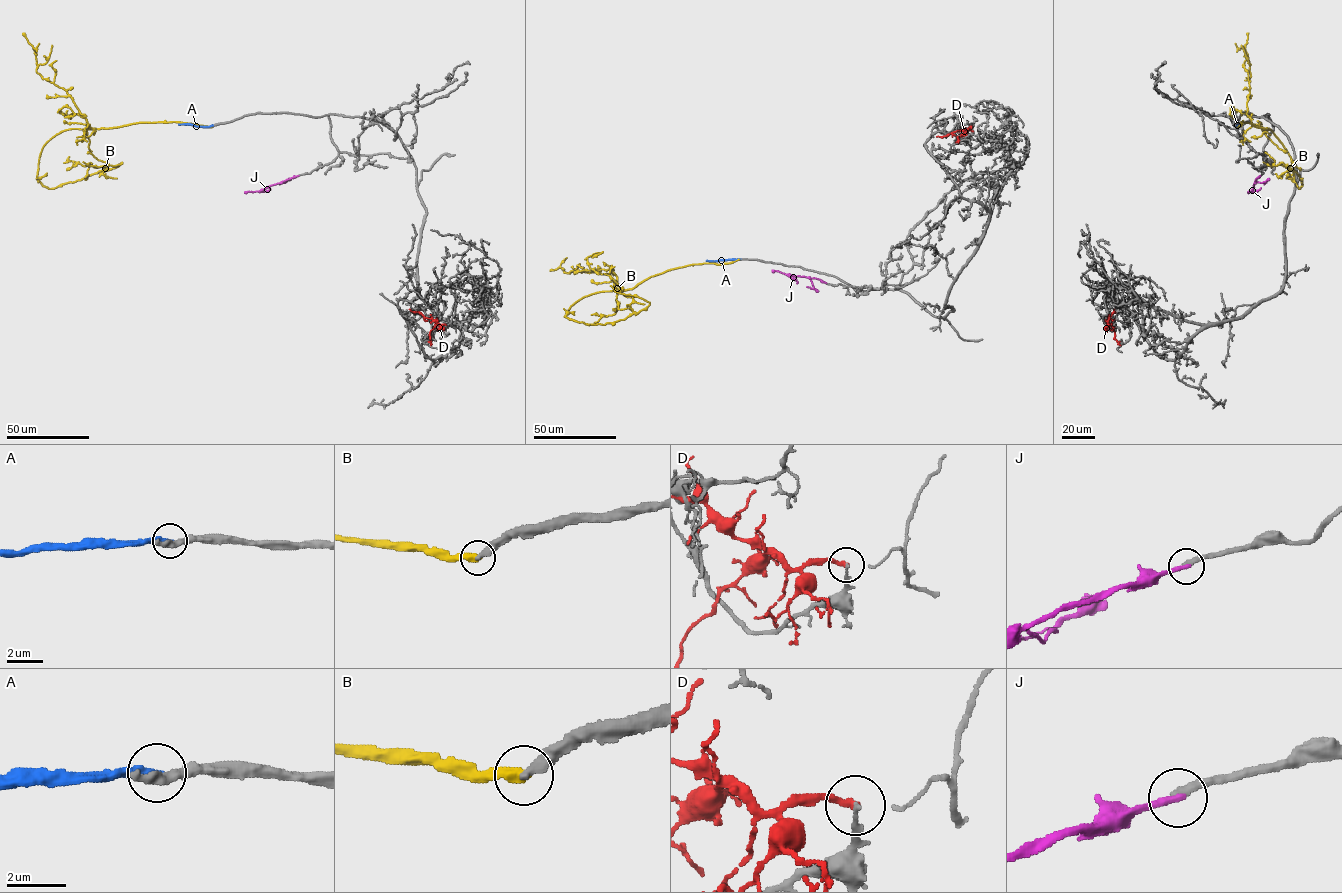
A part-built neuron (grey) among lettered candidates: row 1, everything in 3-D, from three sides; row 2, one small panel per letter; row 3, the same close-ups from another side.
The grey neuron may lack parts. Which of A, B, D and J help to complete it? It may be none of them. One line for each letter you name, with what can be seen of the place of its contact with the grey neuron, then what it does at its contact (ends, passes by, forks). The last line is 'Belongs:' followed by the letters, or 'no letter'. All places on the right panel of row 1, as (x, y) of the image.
J: Touches grey at (1260, 176). It ends there
Belongs: J

